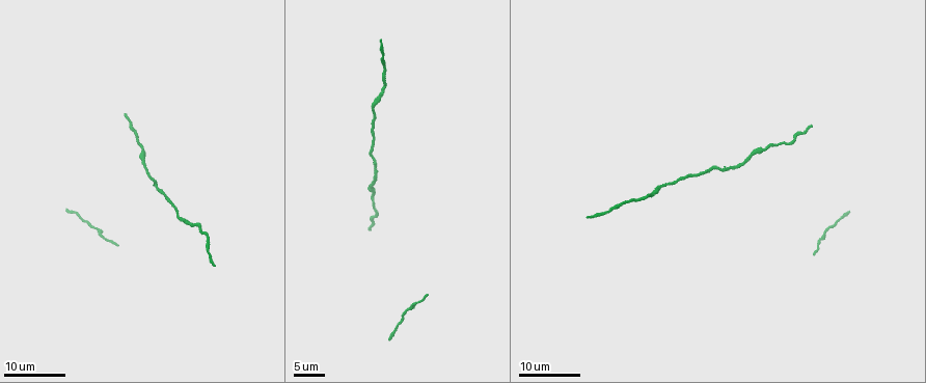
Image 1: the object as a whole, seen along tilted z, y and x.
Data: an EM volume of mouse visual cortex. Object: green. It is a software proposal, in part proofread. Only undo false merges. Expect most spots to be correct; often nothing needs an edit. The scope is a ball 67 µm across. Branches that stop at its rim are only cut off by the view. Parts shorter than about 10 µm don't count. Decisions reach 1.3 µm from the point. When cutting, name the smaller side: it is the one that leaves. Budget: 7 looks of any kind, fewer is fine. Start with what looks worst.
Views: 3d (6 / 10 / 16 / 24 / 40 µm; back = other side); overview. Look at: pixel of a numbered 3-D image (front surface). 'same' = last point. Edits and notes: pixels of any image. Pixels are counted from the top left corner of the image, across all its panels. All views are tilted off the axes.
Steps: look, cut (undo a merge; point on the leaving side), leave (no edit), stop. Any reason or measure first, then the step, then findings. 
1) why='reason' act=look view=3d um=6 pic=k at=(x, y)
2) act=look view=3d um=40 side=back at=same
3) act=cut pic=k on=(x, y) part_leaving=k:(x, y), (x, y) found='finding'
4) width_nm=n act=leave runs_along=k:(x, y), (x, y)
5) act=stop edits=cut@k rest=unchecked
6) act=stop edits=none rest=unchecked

act=look view=3d um=16 pic=1 at=(756, 147)

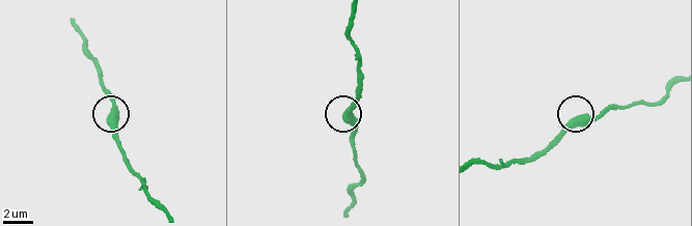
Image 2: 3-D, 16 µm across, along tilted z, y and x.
act=look view=3d um=10 pic=2 at=(582, 116)

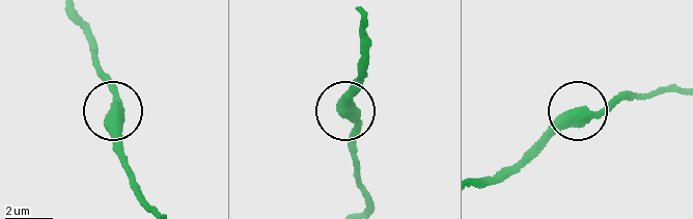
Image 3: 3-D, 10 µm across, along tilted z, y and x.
act=leave runs_along=3:(576, 116), (564, 120), (534, 158) found='all the same cell'

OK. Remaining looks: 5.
act=look view=3d um=16 pic=1 at=(411, 308)

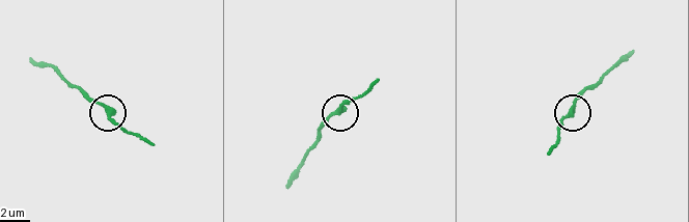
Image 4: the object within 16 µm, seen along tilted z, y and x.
act=look view=3d um=6 pic=4 at=(338, 110)

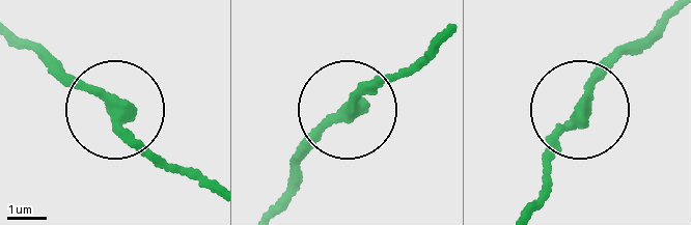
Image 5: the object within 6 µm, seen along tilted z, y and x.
act=leave found='all the same cell'

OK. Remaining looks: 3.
why='calibre changes' act=look view=3d um=16 pic=1 at=(655, 194)

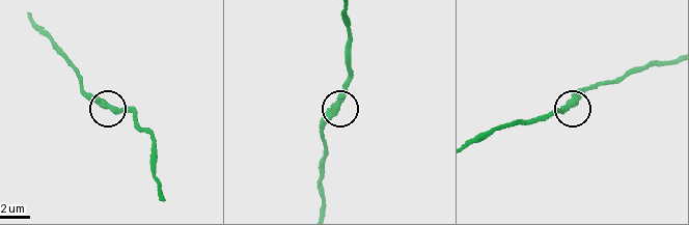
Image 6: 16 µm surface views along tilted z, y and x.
act=look view=3d um=6 pic=6 at=(339, 100)

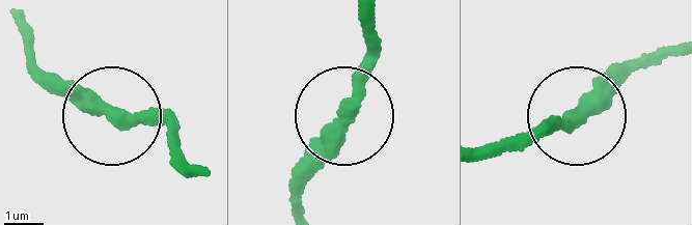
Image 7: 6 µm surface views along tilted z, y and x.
act=leave runs_along=7:(295, 212), (305, 151), (339, 117), (376, 41) found='one cell here'

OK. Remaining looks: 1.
act=stop edits=none rest=unchecked

